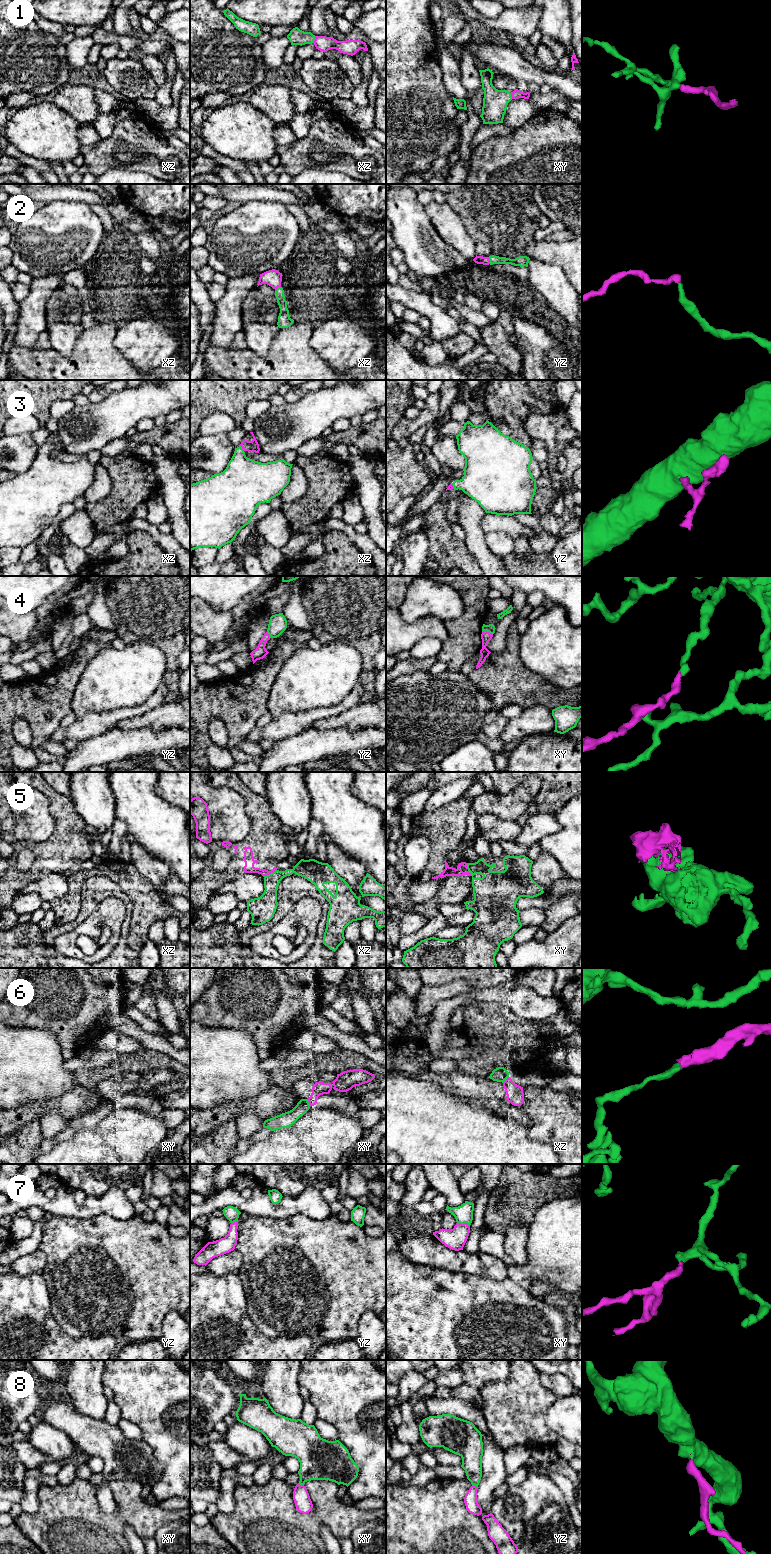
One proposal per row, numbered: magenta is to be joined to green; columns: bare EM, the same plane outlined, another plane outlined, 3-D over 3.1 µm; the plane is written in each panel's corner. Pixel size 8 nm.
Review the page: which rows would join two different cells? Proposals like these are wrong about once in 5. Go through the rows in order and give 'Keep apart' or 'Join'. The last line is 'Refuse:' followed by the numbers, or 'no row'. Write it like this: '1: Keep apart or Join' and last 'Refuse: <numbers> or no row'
1: Join
2: Join
3: Join
4: Join
5: Keep apart
6: Keep apart
7: Join
8: Join
Refuse: 5, 6

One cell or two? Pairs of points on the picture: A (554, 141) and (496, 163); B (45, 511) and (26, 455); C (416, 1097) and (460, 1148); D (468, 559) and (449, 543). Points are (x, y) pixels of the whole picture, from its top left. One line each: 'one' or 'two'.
A: one
B: two
C: one
D: one

